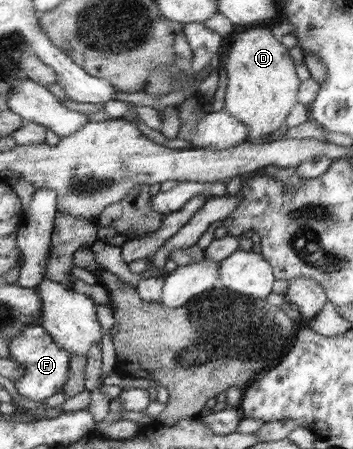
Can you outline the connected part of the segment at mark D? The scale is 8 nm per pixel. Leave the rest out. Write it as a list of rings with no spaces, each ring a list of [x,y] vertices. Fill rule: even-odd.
[[[259,25],[237,28],[222,57],[221,67],[228,77],[224,110],[236,120],[244,122],[250,131],[246,142],[253,144],[265,143],[269,134],[280,130],[290,110],[298,104],[300,79],[294,72],[294,60],[290,58],[288,48],[272,33],[270,28]]]

